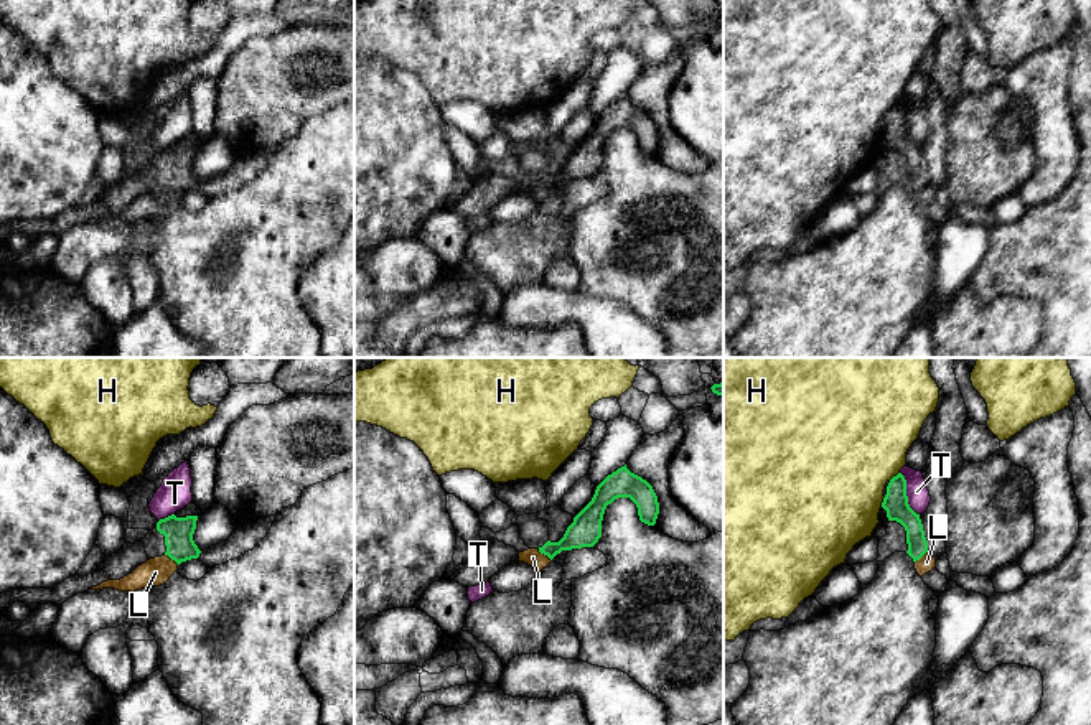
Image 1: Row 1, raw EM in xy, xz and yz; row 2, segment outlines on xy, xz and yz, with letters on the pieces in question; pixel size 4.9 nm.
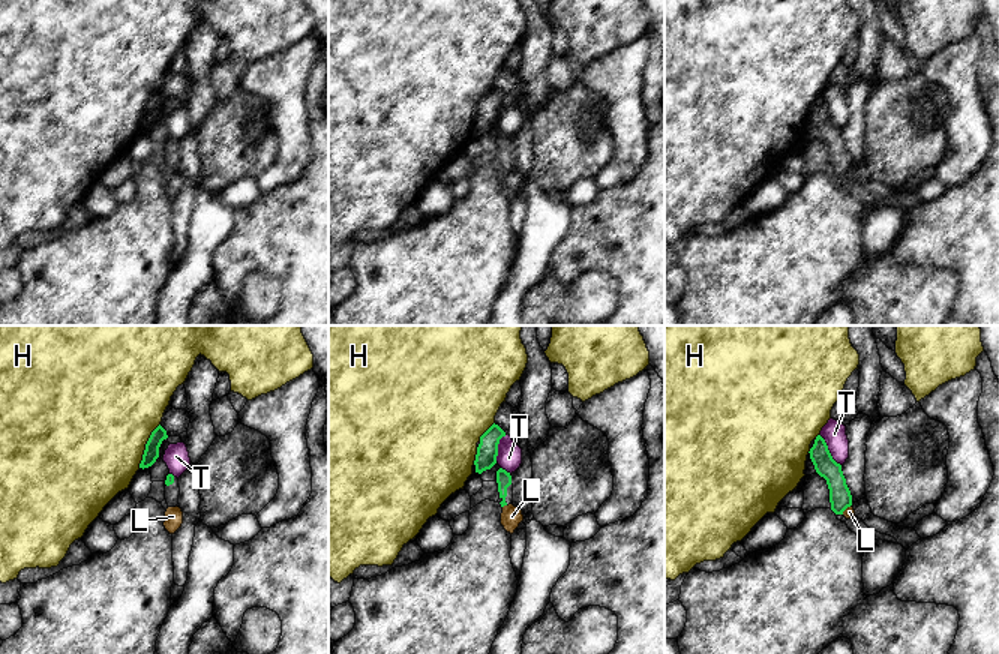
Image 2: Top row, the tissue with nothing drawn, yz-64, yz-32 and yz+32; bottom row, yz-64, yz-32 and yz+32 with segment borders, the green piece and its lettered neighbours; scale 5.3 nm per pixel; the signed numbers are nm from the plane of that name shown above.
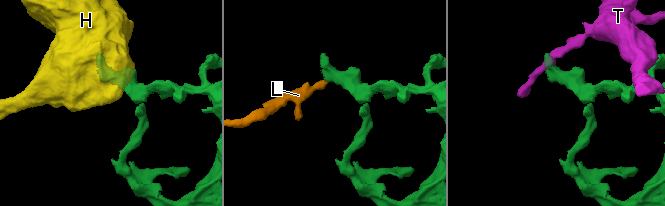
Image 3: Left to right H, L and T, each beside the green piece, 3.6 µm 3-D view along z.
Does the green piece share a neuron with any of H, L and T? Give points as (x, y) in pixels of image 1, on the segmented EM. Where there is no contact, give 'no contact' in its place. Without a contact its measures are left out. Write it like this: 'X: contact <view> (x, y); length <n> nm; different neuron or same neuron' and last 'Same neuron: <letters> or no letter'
H: contact yz (884, 501); length 60 nm; different neuron
L: contact xz (544, 554); length 90 nm; different neuron
T: contact yz (905, 493); length 240 nm; different neuron
Same neuron: no letter

